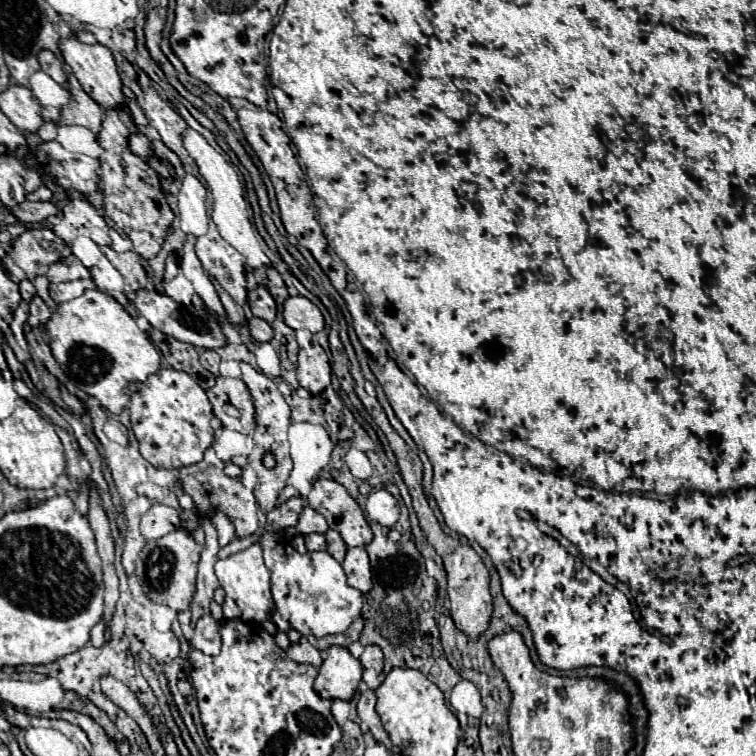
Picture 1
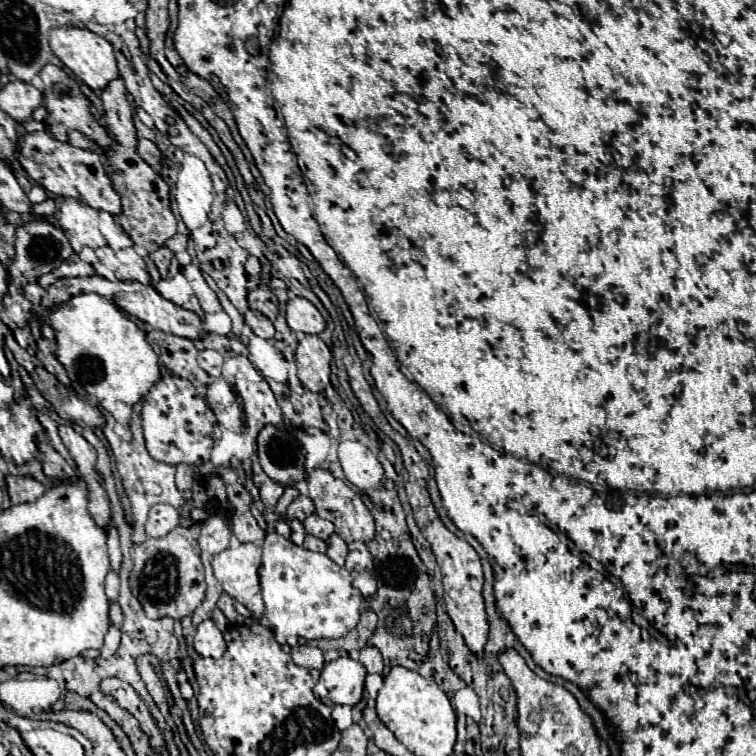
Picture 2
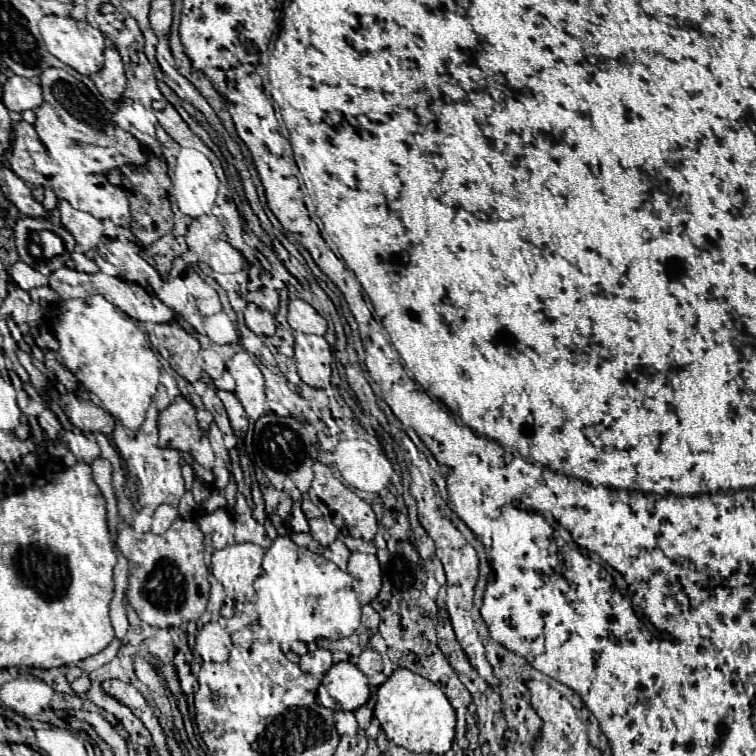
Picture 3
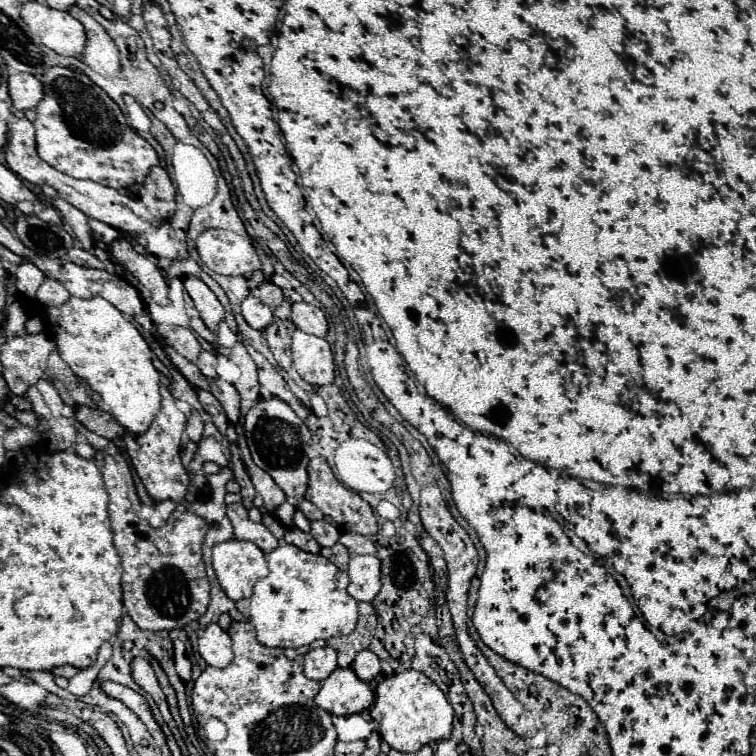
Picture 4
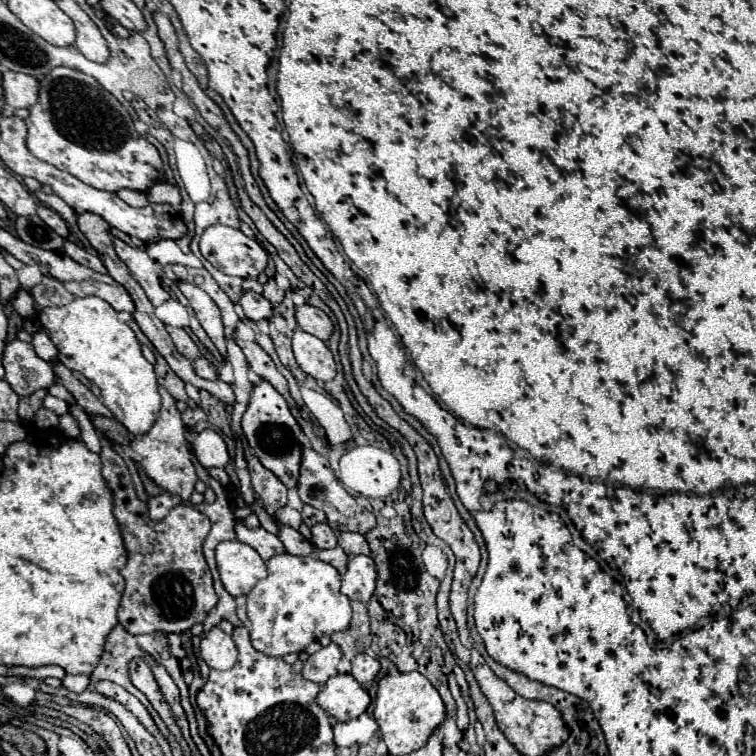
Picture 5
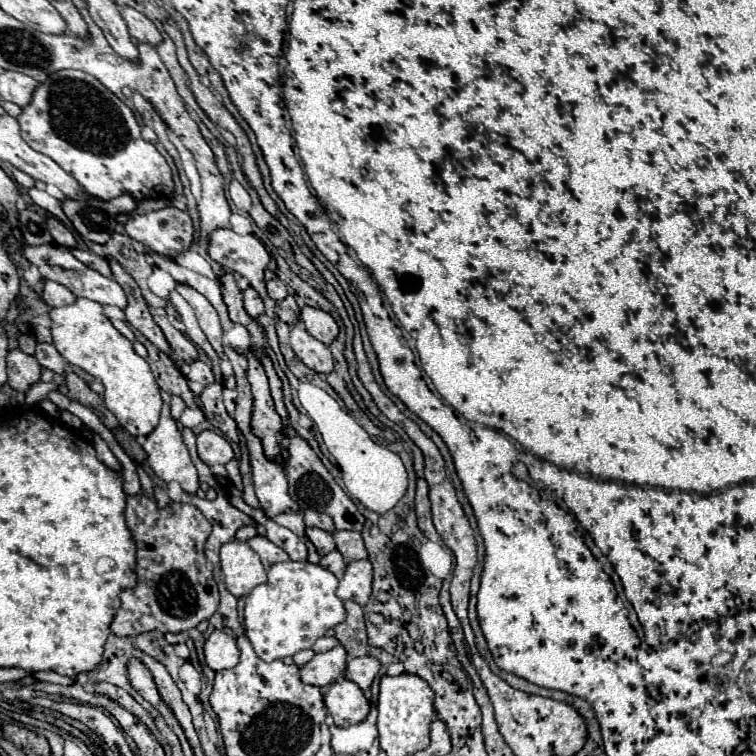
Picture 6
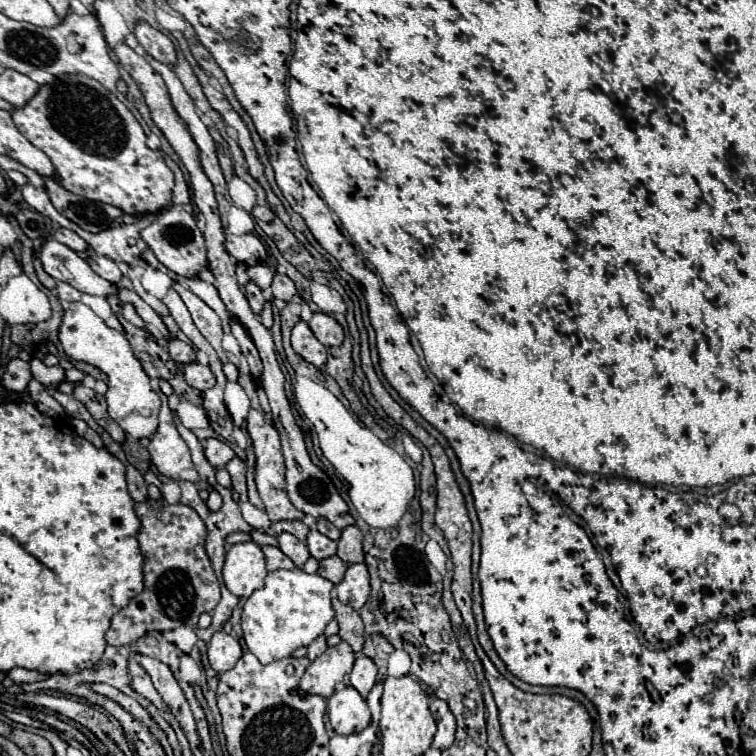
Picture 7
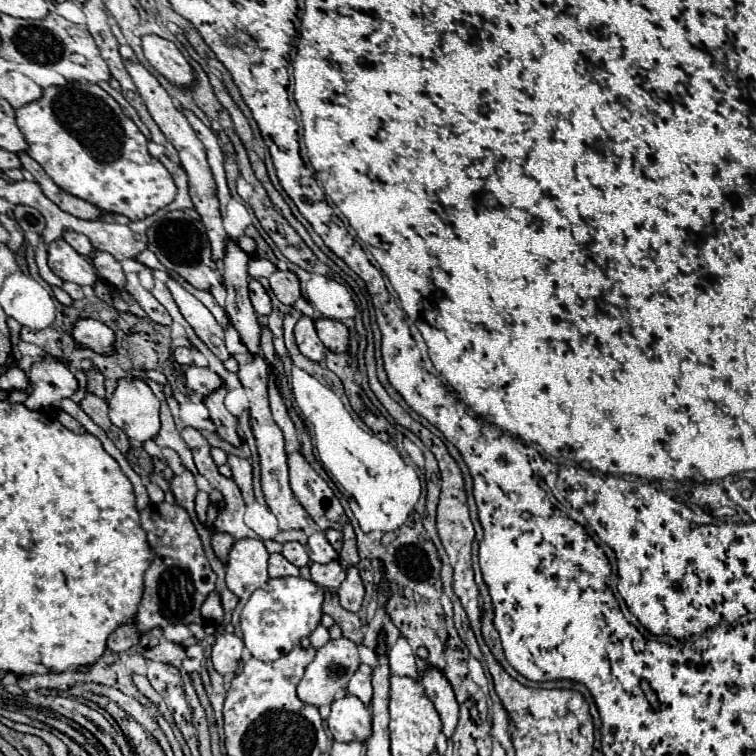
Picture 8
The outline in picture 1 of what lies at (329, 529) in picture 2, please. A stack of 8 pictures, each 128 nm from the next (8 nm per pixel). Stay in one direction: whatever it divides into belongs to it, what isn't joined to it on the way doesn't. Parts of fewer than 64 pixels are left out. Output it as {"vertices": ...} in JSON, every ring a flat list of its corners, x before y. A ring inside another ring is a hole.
{"vertices":[[306,506,302,510,302,514,300,514,300,520,298,520,296,528,298,528,300,534,312,534,312,532,324,534,328,530,328,524,326,524,326,520,324,520,322,514,318,514,314,508]]}

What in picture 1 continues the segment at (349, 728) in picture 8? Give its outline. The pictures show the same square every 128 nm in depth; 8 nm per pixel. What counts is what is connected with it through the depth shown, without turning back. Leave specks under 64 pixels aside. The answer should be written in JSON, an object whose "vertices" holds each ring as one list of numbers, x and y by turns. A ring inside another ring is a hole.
{"vertices":[[330,646,322,662,314,690,328,700,350,700,362,680,362,664,346,648]]}

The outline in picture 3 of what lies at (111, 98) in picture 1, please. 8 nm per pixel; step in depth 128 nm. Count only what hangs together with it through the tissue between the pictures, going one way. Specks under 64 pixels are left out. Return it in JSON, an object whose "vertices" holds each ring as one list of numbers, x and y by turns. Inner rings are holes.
{"vertices":[[44,16,38,22,40,34,46,42,46,48,50,54,54,54,60,62,68,64,70,68,74,68,76,72,84,74,84,76,92,76,96,74,102,64,104,64,104,50,106,50,106,36,92,28,88,22,80,22,74,18,60,18,60,16]]}

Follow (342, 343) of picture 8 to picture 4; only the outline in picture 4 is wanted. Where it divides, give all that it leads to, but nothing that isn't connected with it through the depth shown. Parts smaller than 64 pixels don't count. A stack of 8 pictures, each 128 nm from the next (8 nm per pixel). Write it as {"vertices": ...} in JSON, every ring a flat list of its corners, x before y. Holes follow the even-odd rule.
{"vertices":[[296,302,292,306,292,322,296,324,296,328,314,334,314,336,326,336,328,334,328,320,326,314,312,304,306,302]]}

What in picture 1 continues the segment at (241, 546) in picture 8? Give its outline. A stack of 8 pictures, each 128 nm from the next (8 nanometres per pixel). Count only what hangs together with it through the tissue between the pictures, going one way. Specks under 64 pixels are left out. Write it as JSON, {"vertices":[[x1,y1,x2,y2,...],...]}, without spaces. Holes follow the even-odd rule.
{"vertices":[[252,544,250,548,232,554,224,560,216,562,216,576,220,580,220,586,224,588,226,596,232,598,238,608,242,610,242,620,250,624,262,624,266,618,270,618,270,570,264,566,262,560,262,548,260,544]]}

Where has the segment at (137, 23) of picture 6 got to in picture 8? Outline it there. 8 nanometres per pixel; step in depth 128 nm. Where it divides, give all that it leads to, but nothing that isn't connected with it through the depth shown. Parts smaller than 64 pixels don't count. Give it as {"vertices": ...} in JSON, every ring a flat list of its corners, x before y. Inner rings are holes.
{"vertices":[[146,34,142,36,142,48,146,60,158,74,168,78,178,88,188,90,188,82,192,82,192,68,174,42,156,34]]}

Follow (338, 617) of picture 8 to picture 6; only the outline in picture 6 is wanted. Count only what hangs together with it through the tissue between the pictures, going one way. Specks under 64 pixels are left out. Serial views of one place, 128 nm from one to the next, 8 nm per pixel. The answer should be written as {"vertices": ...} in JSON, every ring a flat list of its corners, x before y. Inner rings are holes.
{"vertices":[[348,600,346,602,348,618,334,628,334,636,346,648,350,658,368,654,368,640,366,640,366,626,364,626,364,612,362,606]]}

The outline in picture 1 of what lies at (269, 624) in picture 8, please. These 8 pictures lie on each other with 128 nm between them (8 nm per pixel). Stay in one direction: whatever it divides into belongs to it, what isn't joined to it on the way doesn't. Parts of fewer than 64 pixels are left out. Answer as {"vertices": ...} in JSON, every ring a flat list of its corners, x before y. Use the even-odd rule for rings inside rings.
{"vertices":[[264,532,260,538,260,546,264,550,264,564,272,574,272,600,276,602,278,616,286,620,294,630,298,630,302,636,328,636,328,634,340,634,344,632,356,618,360,618,362,612,362,592,348,586,346,574,328,552,296,552,288,542,276,542,276,532]]}

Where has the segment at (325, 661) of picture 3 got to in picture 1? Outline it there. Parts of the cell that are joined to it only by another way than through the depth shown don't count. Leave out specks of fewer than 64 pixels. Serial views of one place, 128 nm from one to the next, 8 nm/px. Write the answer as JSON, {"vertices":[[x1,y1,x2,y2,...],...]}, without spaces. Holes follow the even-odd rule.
{"vertices":[[302,636,296,644,292,644,292,646,286,650,286,654,288,654,288,658,292,658,294,662,312,664,312,666,316,666,316,668,320,668,320,664,322,664,322,654,320,654,320,650,314,648,304,636]]}

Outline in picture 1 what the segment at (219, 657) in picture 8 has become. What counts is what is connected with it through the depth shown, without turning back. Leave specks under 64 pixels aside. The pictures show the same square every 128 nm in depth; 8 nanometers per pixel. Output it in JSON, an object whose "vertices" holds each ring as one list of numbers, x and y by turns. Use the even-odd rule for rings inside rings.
{"vertices":[[206,614,202,616,196,626,194,626,194,636,192,636,192,646,204,654,216,656,220,654,220,632,218,632,218,622]]}

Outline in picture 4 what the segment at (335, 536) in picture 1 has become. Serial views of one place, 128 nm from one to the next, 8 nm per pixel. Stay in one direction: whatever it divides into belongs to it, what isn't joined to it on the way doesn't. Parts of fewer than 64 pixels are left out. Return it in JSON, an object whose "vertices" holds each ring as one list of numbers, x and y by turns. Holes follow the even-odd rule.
{"vertices":[[334,544,330,548,322,548,320,552,324,558,328,558,330,562,334,562,340,570,348,568,348,560,350,560,350,552,342,546,342,544]]}

